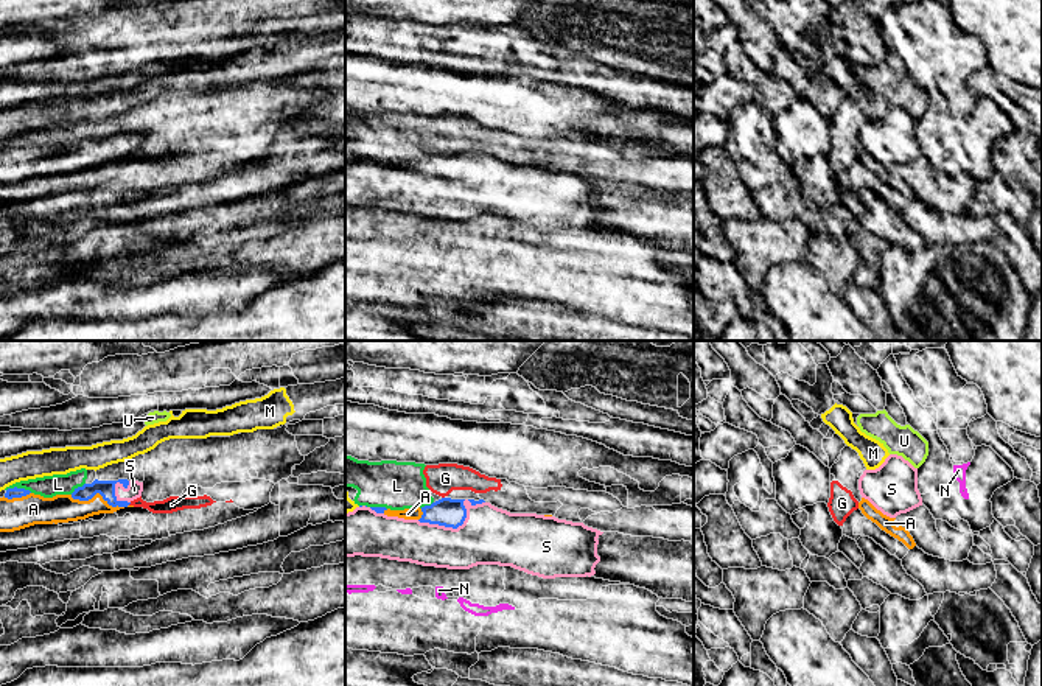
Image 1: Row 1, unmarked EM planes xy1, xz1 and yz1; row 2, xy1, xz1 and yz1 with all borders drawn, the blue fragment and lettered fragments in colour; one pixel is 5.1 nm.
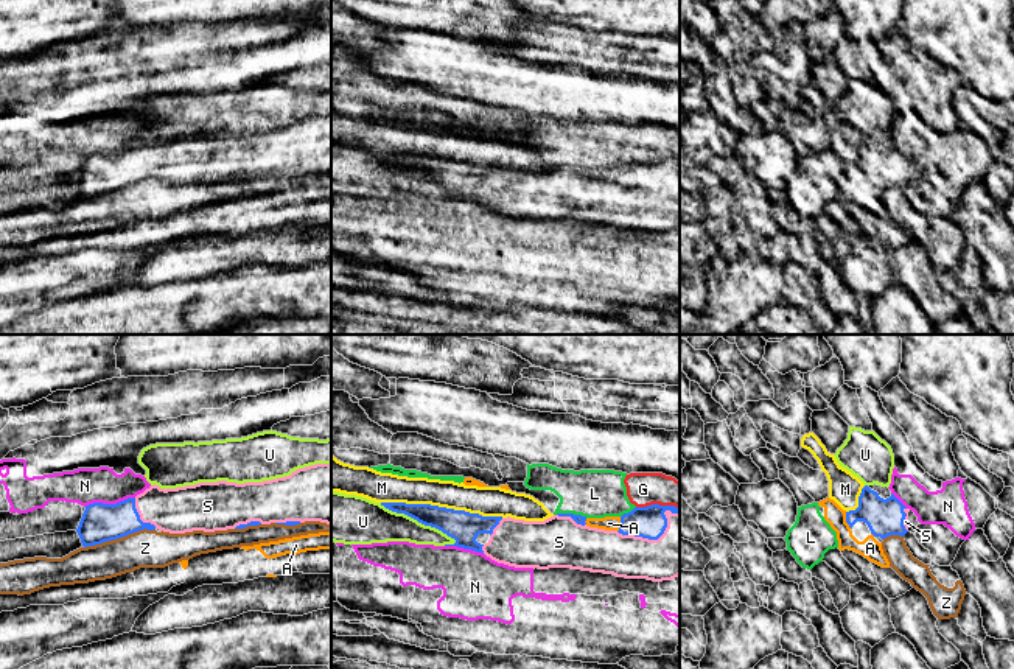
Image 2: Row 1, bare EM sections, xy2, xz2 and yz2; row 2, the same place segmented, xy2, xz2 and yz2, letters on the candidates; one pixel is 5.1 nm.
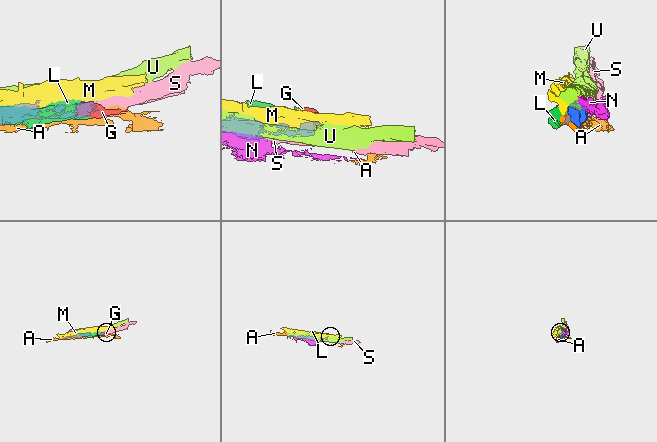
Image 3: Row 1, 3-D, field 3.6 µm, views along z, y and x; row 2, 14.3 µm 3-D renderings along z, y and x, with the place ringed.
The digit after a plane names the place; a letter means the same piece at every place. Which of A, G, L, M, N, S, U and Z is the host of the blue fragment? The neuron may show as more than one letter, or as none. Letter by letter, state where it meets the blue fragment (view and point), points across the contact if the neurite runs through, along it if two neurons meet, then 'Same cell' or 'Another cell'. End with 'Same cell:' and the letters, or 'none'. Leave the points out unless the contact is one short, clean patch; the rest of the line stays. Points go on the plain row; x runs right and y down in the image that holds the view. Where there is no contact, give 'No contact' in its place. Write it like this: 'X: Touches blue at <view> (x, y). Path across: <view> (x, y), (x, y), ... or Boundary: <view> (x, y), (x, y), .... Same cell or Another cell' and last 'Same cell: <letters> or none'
A: Touches blue at xy1 (97, 143). Another cell
G: Touches blue at xz2 (657, 156). Boundary: xz2 (677, 157), (647, 156), (636, 159). Another cell
L: Touches blue at xz2 (571, 165). Another cell
M: Touches blue at xz2 (442, 159). Another cell
N: Touches blue at xy2 (109, 156). Boundary: xy2 (134, 148), (115, 154), (89, 154), (84, 157). Another cell
S: Touches blue at xz1 (461, 176). Same cell
U: Touches blue at xz2 (419, 173). Another cell
Z: Touches blue at xy2 (118, 189). Another cell
Same cell: S

